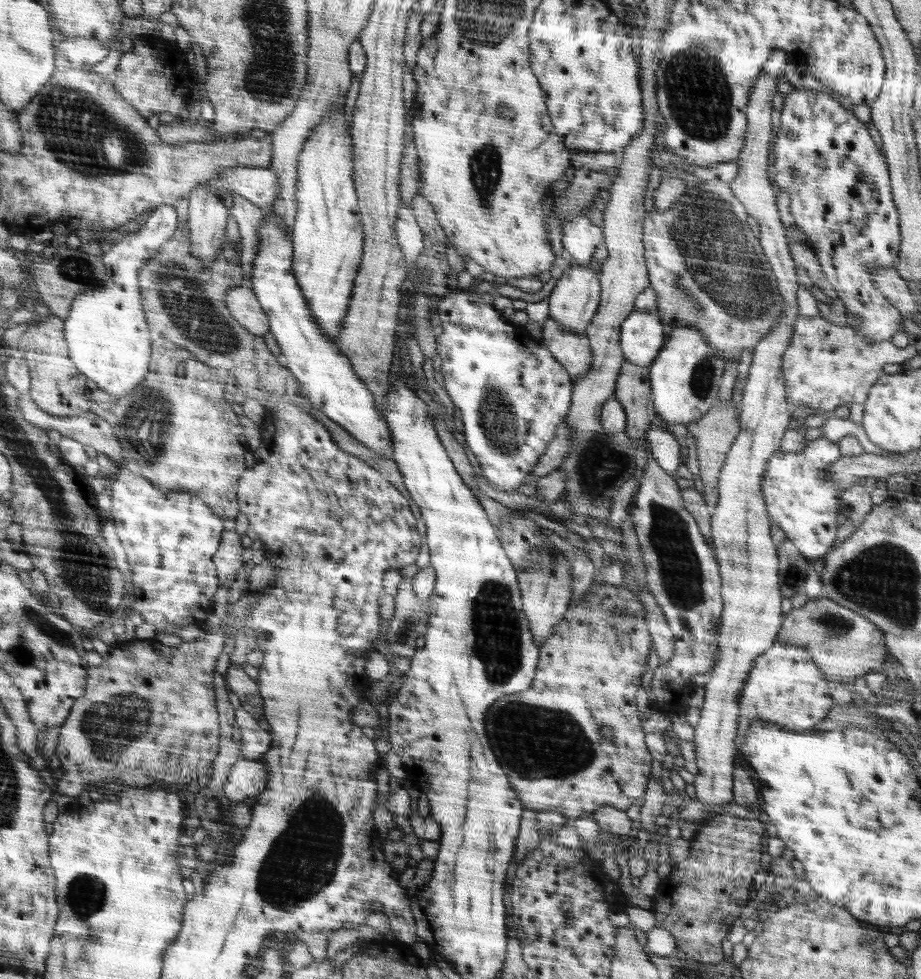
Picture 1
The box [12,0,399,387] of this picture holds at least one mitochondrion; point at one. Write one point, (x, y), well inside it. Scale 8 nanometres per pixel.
(81, 133)

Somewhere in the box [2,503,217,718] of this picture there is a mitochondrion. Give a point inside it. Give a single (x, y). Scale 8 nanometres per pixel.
(62, 638)

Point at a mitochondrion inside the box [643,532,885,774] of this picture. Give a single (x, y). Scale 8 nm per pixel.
(843, 626)

